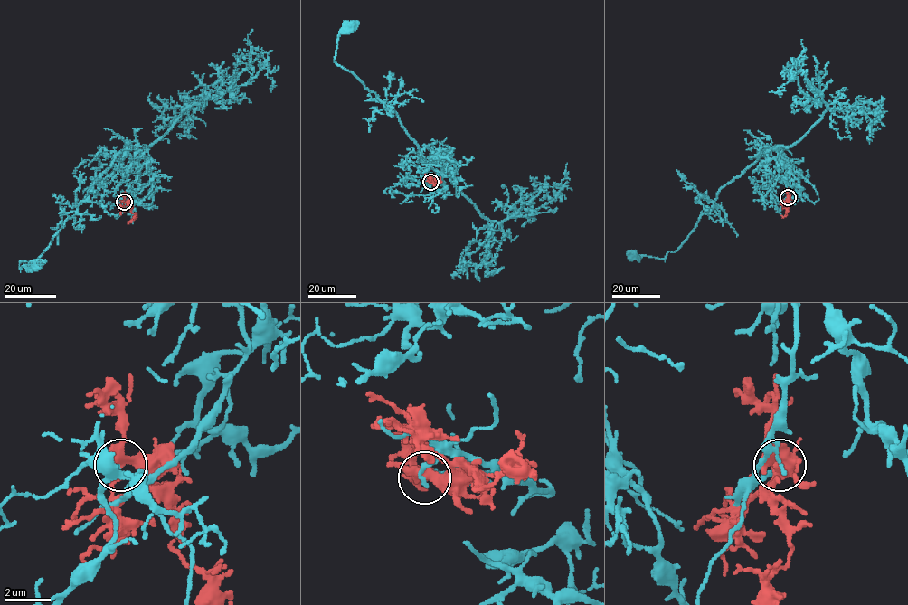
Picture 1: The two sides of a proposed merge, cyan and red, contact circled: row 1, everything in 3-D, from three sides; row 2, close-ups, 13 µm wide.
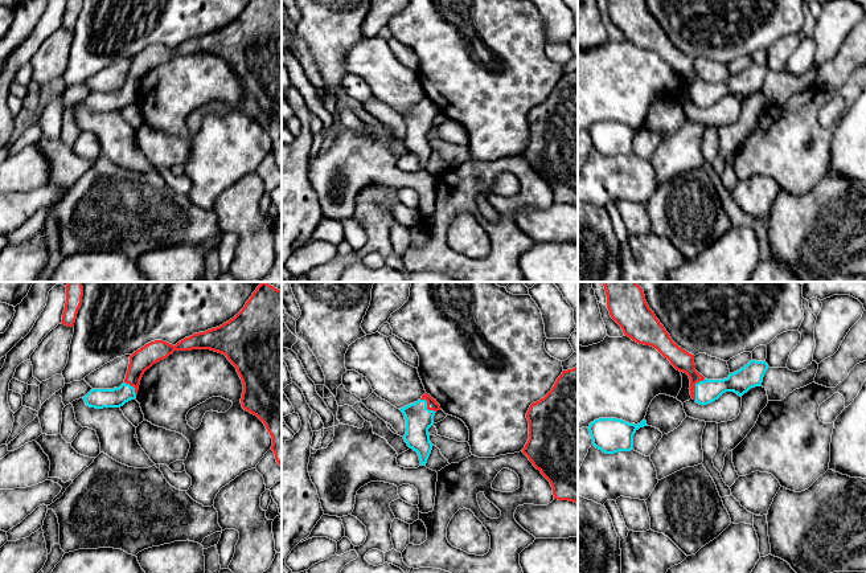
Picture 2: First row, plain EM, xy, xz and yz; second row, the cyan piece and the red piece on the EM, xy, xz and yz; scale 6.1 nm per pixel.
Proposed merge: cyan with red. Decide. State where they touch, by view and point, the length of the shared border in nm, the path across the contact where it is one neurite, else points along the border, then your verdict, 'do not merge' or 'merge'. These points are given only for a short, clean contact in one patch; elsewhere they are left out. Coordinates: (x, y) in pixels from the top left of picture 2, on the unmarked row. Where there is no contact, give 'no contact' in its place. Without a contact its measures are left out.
yz (696, 90) | 140 nm | do not merge

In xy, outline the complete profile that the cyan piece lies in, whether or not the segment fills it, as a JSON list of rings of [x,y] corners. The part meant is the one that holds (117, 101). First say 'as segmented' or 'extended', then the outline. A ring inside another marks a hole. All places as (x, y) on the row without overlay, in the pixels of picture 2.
as segmented | [[[126,86],[114,93],[91,93],[83,101],[86,109],[95,112],[120,111],[135,102],[135,91]]]

